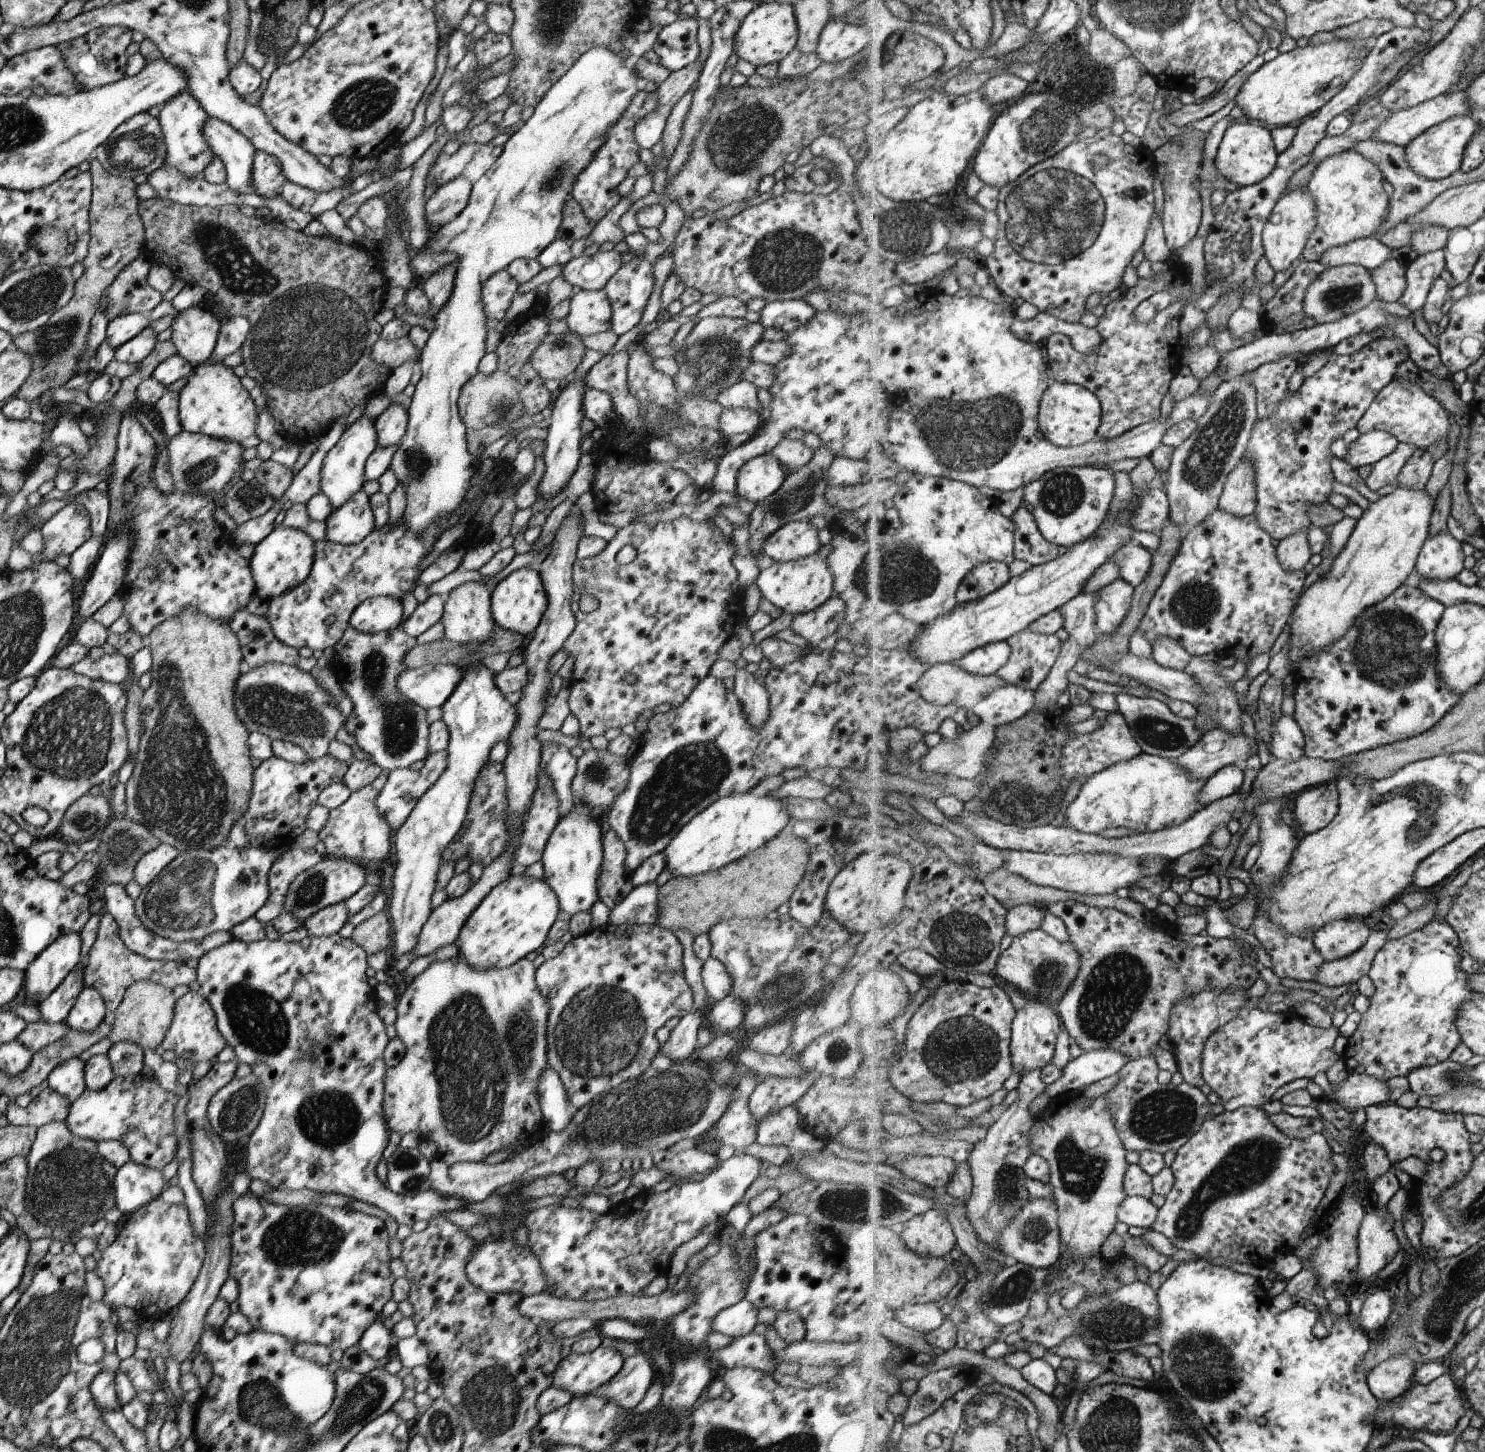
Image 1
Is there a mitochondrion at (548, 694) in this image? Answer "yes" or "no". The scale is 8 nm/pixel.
no

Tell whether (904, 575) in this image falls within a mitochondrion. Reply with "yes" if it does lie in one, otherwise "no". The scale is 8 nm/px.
yes

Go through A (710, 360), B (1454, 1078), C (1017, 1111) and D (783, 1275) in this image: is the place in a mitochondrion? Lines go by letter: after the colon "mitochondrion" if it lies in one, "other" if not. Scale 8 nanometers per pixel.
A: mitochondrion
B: mitochondrion
C: other
D: other

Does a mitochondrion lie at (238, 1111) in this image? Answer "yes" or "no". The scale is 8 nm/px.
yes

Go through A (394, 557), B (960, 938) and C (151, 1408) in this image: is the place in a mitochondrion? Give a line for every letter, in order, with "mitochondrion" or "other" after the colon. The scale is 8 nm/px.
A: other
B: mitochondrion
C: other

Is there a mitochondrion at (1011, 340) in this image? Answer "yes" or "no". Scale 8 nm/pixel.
no

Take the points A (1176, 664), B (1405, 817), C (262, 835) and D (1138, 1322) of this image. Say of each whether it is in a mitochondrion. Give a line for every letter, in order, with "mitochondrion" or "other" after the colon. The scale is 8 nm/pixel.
A: other
B: mitochondrion
C: other
D: mitochondrion

